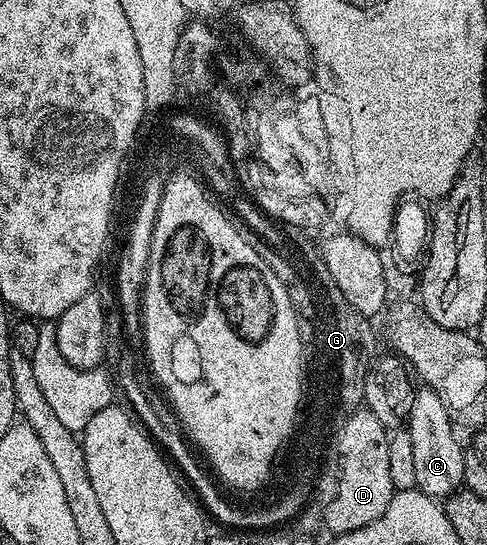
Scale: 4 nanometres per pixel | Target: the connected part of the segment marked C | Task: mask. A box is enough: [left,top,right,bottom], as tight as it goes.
[405,385,465,499]

